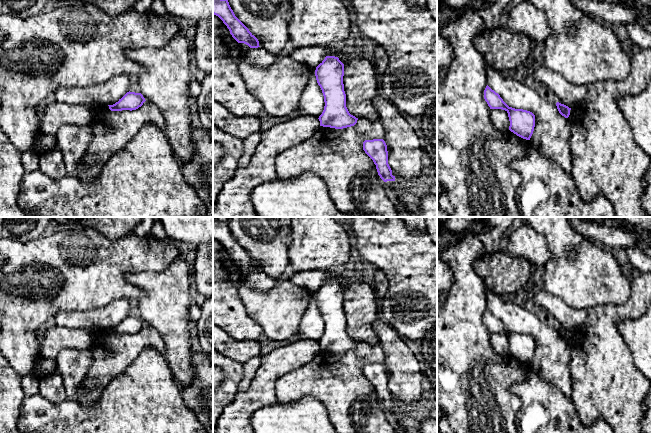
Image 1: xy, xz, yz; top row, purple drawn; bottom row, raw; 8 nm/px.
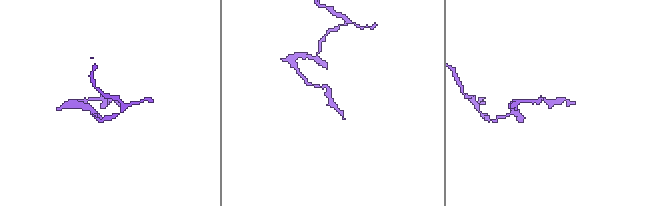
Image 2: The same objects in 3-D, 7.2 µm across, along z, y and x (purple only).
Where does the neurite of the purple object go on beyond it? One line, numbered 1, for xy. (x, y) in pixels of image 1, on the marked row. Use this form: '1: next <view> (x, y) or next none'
1: next none

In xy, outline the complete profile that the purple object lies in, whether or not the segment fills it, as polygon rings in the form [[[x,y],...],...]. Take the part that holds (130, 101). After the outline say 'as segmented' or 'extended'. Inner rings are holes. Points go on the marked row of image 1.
[[[127,92],[118,102],[108,105],[111,111],[136,110],[143,105],[145,98],[141,93]]]; as segmented

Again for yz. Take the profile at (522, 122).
[[[488,85],[484,90],[484,99],[490,109],[502,109],[508,113],[511,132],[523,139],[530,140],[535,127],[535,115],[532,112],[509,107]]]; as segmented

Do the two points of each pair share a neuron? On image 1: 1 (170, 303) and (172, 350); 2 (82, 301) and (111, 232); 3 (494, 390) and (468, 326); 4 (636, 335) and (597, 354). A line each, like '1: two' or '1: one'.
1: one
2: two
3: one
4: two

